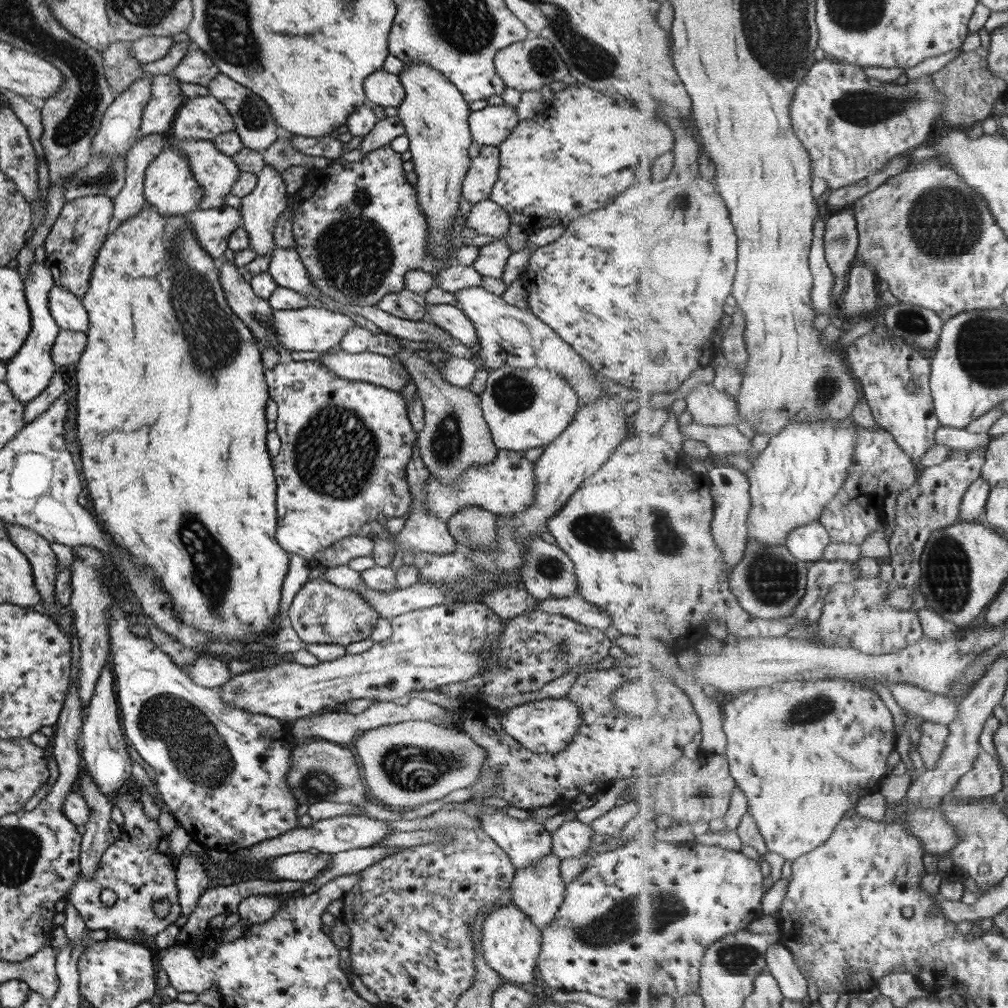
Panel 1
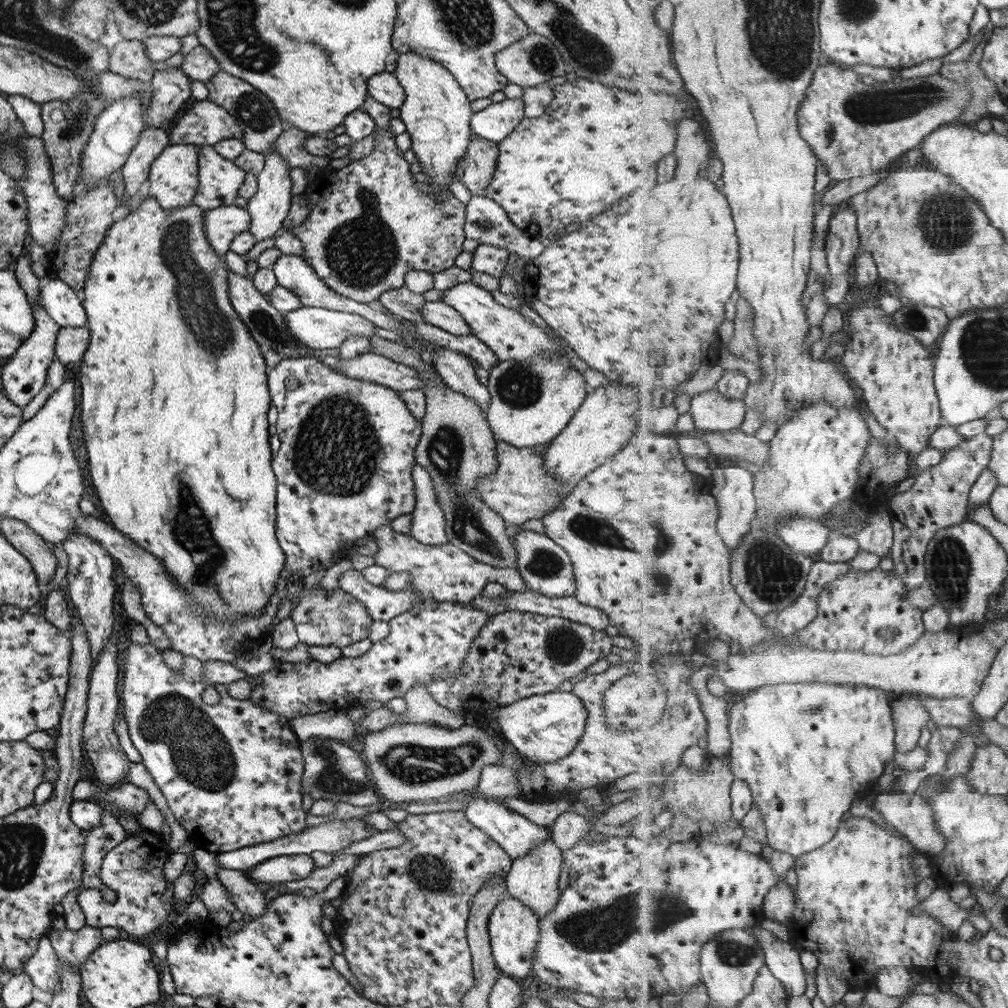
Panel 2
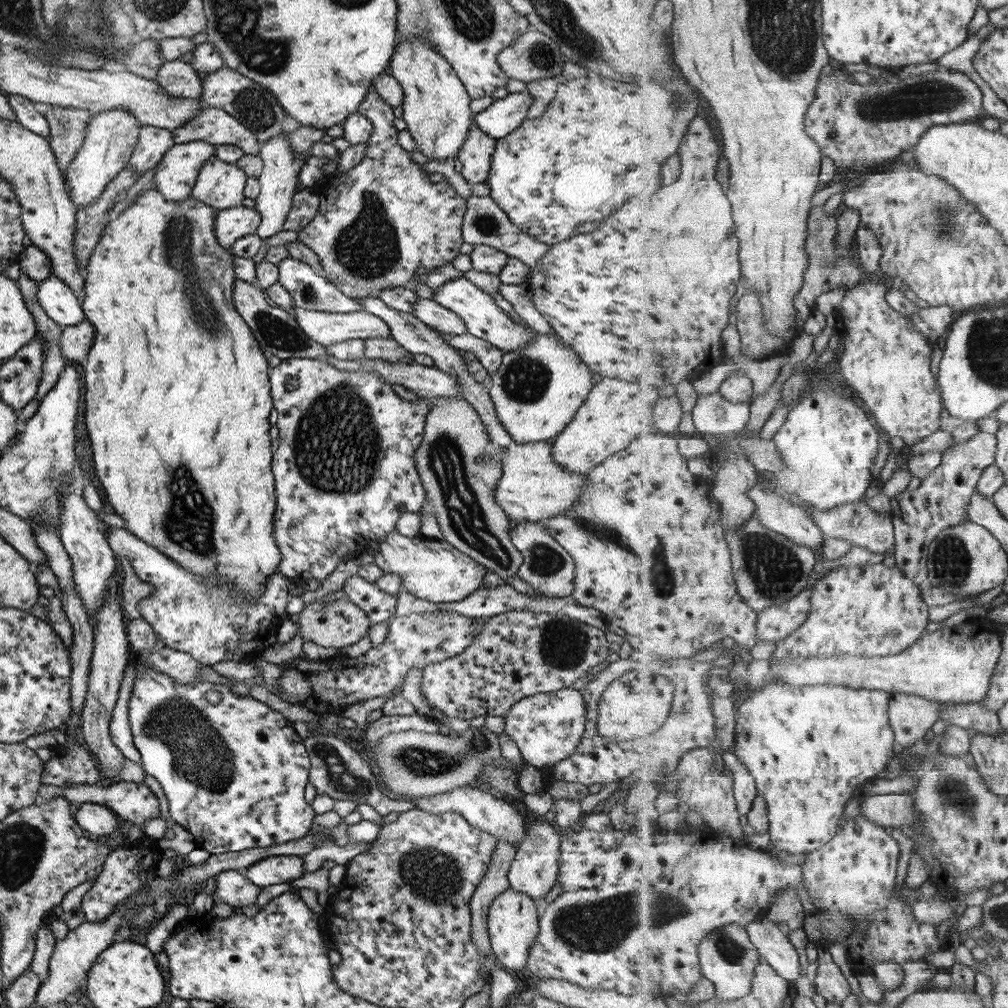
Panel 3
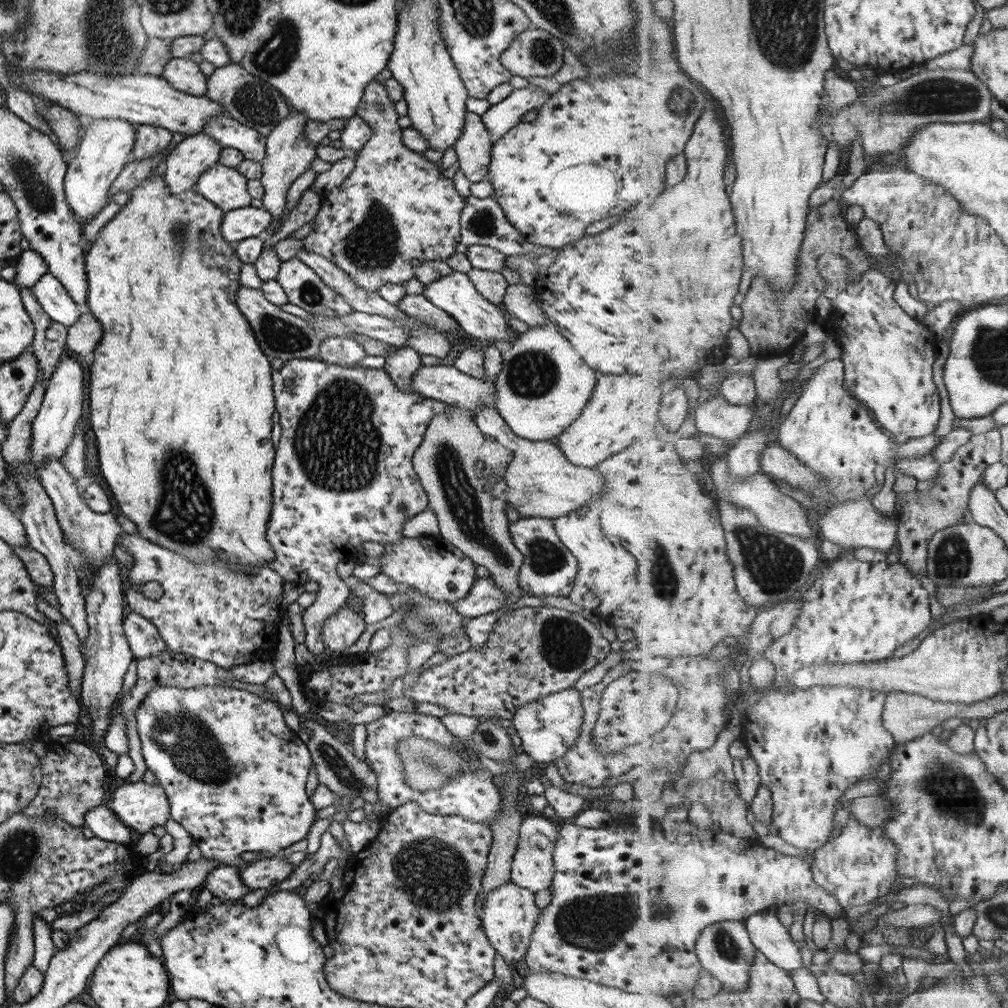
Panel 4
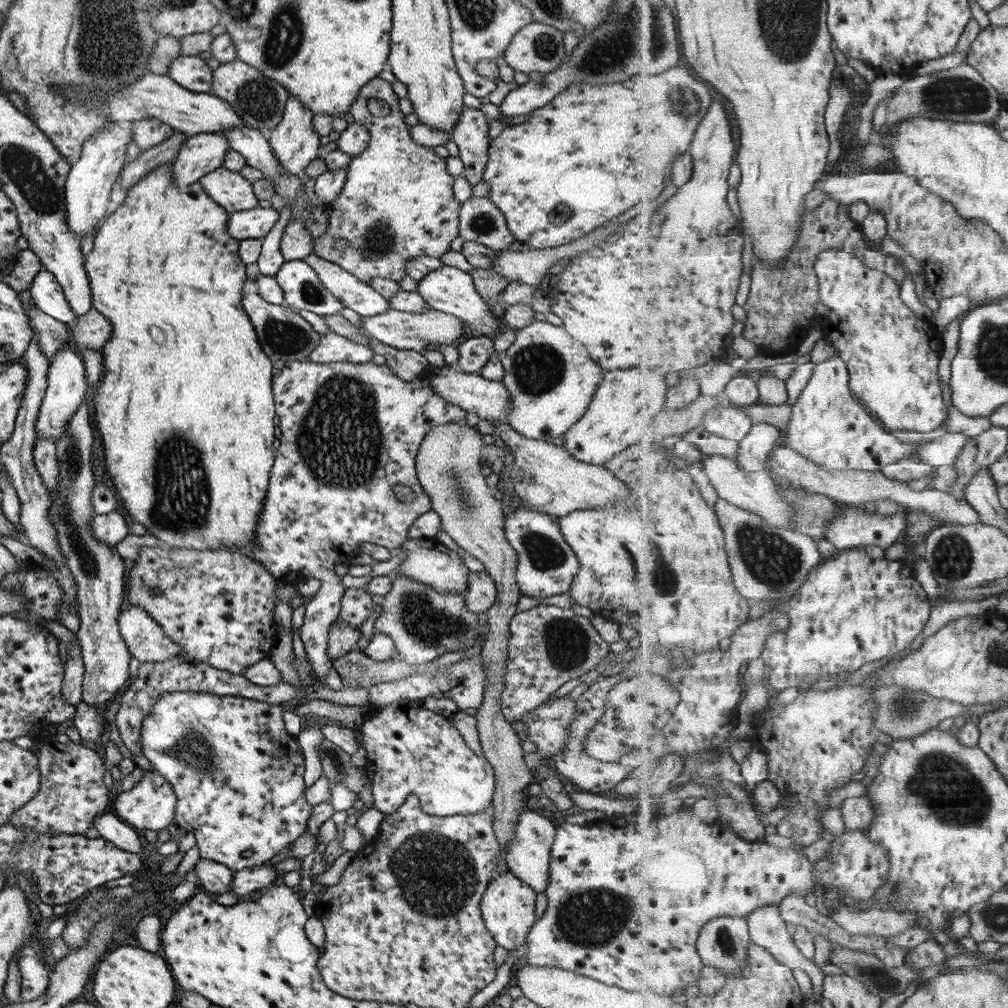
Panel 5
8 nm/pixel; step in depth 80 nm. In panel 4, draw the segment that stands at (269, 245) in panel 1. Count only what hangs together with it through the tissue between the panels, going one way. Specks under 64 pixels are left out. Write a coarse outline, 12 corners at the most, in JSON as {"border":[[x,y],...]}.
{"border":[[291,109],[264,137],[259,178],[273,234],[290,184],[316,158]]}

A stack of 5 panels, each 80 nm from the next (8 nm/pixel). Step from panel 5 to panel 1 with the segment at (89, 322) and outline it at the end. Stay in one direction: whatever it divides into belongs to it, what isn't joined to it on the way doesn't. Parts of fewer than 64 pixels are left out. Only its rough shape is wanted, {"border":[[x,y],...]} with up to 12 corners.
{"border":[[59,329],[51,345],[57,367],[76,364],[84,332]]}

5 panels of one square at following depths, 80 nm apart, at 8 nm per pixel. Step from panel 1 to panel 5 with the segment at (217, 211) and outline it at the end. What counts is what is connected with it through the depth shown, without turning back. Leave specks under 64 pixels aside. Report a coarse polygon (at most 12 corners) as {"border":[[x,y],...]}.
{"border":[[278,211],[231,212],[227,232],[235,240],[264,237]]}

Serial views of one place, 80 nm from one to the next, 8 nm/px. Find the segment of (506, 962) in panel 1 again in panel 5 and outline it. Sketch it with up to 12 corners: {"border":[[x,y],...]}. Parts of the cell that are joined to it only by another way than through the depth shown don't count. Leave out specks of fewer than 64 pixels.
{"border":[[501,872],[479,901],[487,932],[505,950],[526,942],[535,891]]}

